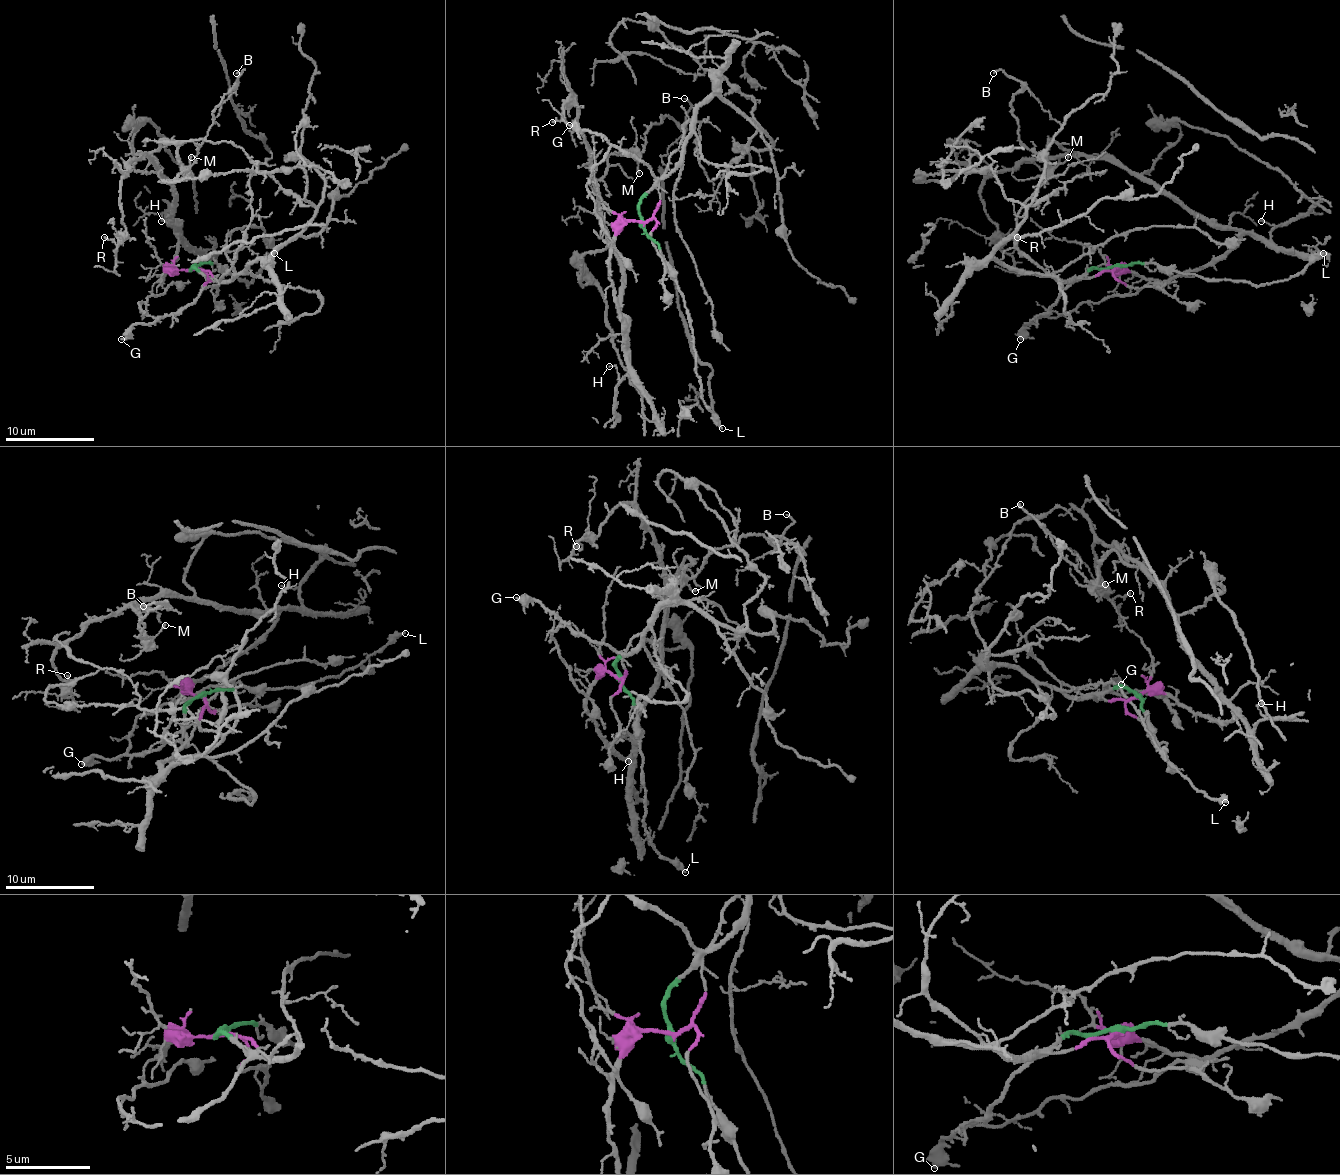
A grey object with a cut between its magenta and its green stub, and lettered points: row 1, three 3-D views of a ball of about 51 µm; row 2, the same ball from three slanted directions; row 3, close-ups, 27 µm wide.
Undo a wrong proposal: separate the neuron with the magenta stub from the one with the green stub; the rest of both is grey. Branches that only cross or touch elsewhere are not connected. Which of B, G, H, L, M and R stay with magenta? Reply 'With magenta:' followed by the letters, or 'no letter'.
With magenta: B, H, M, R

